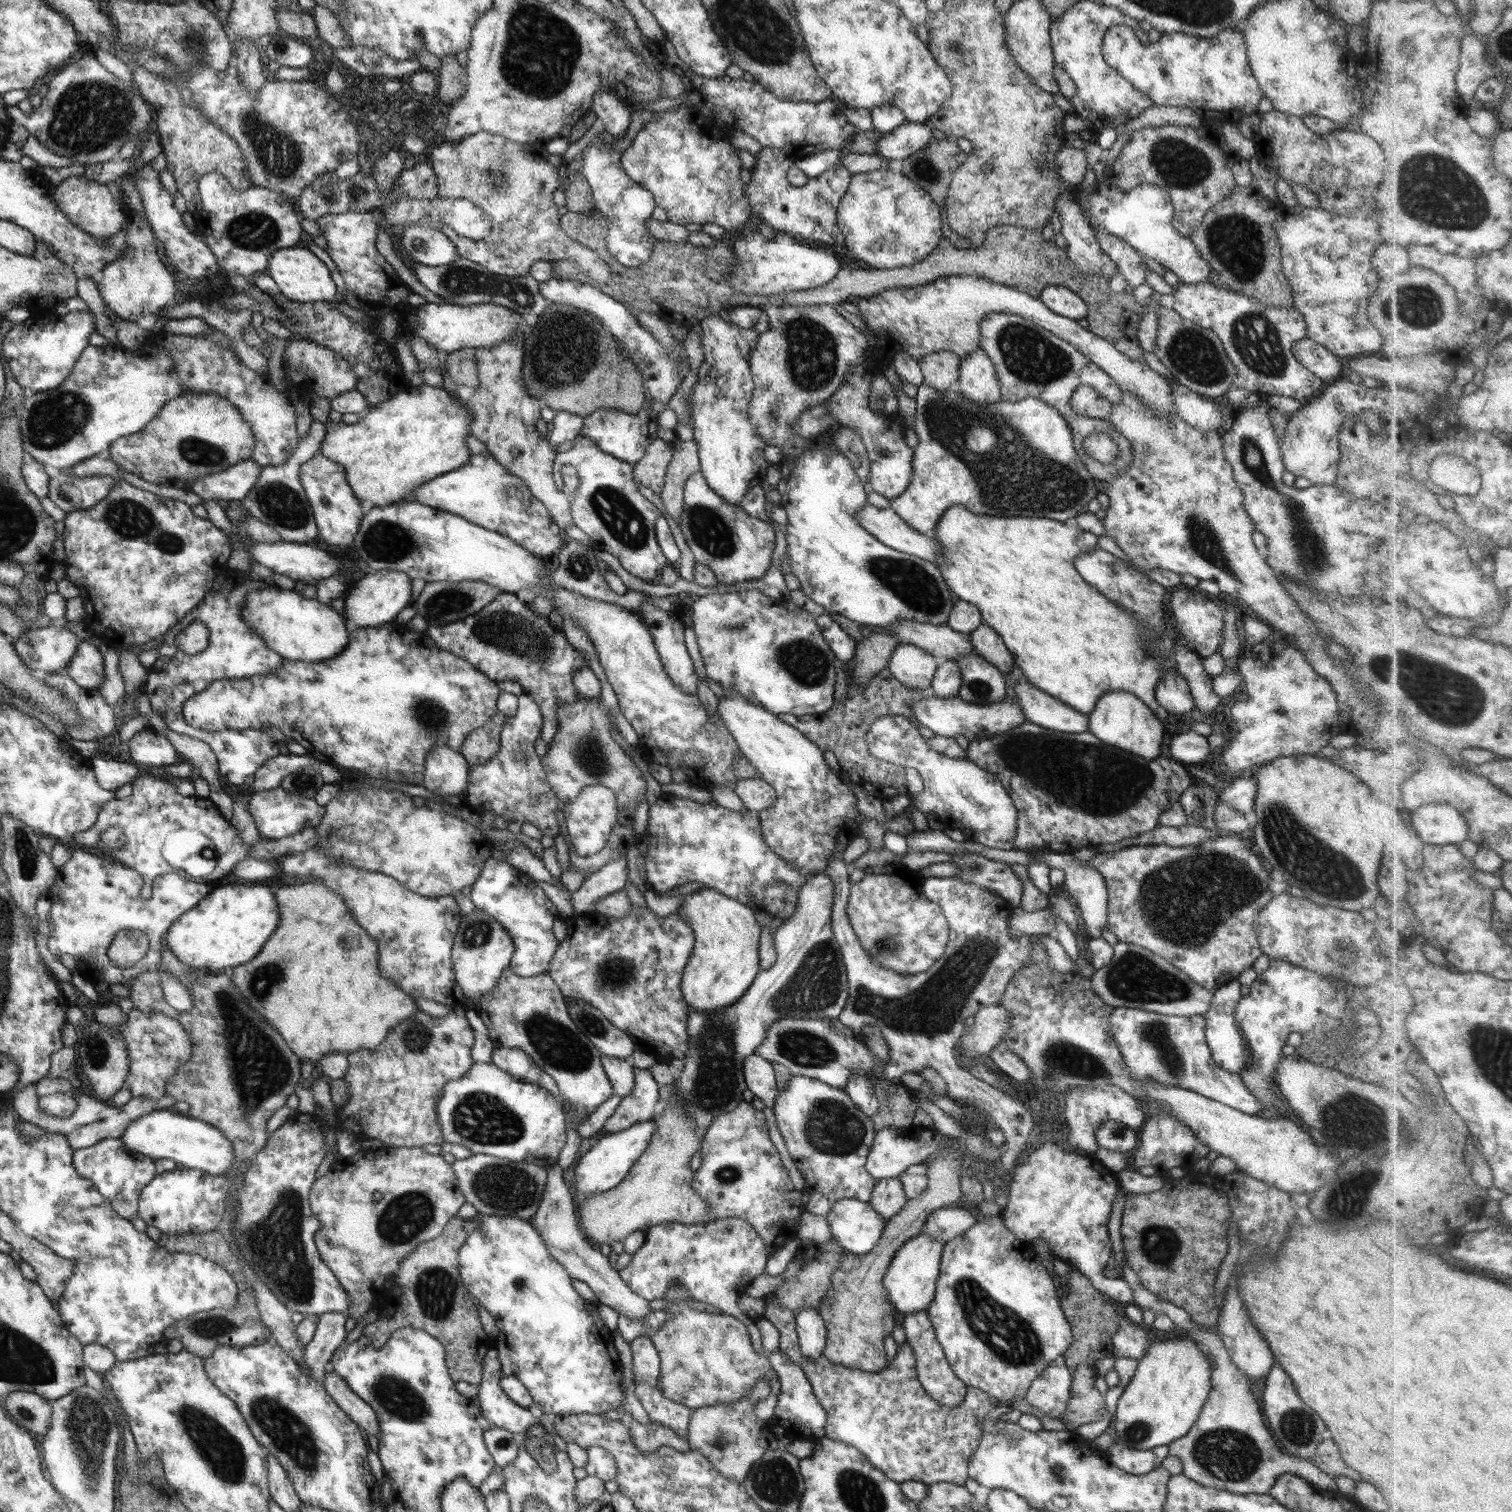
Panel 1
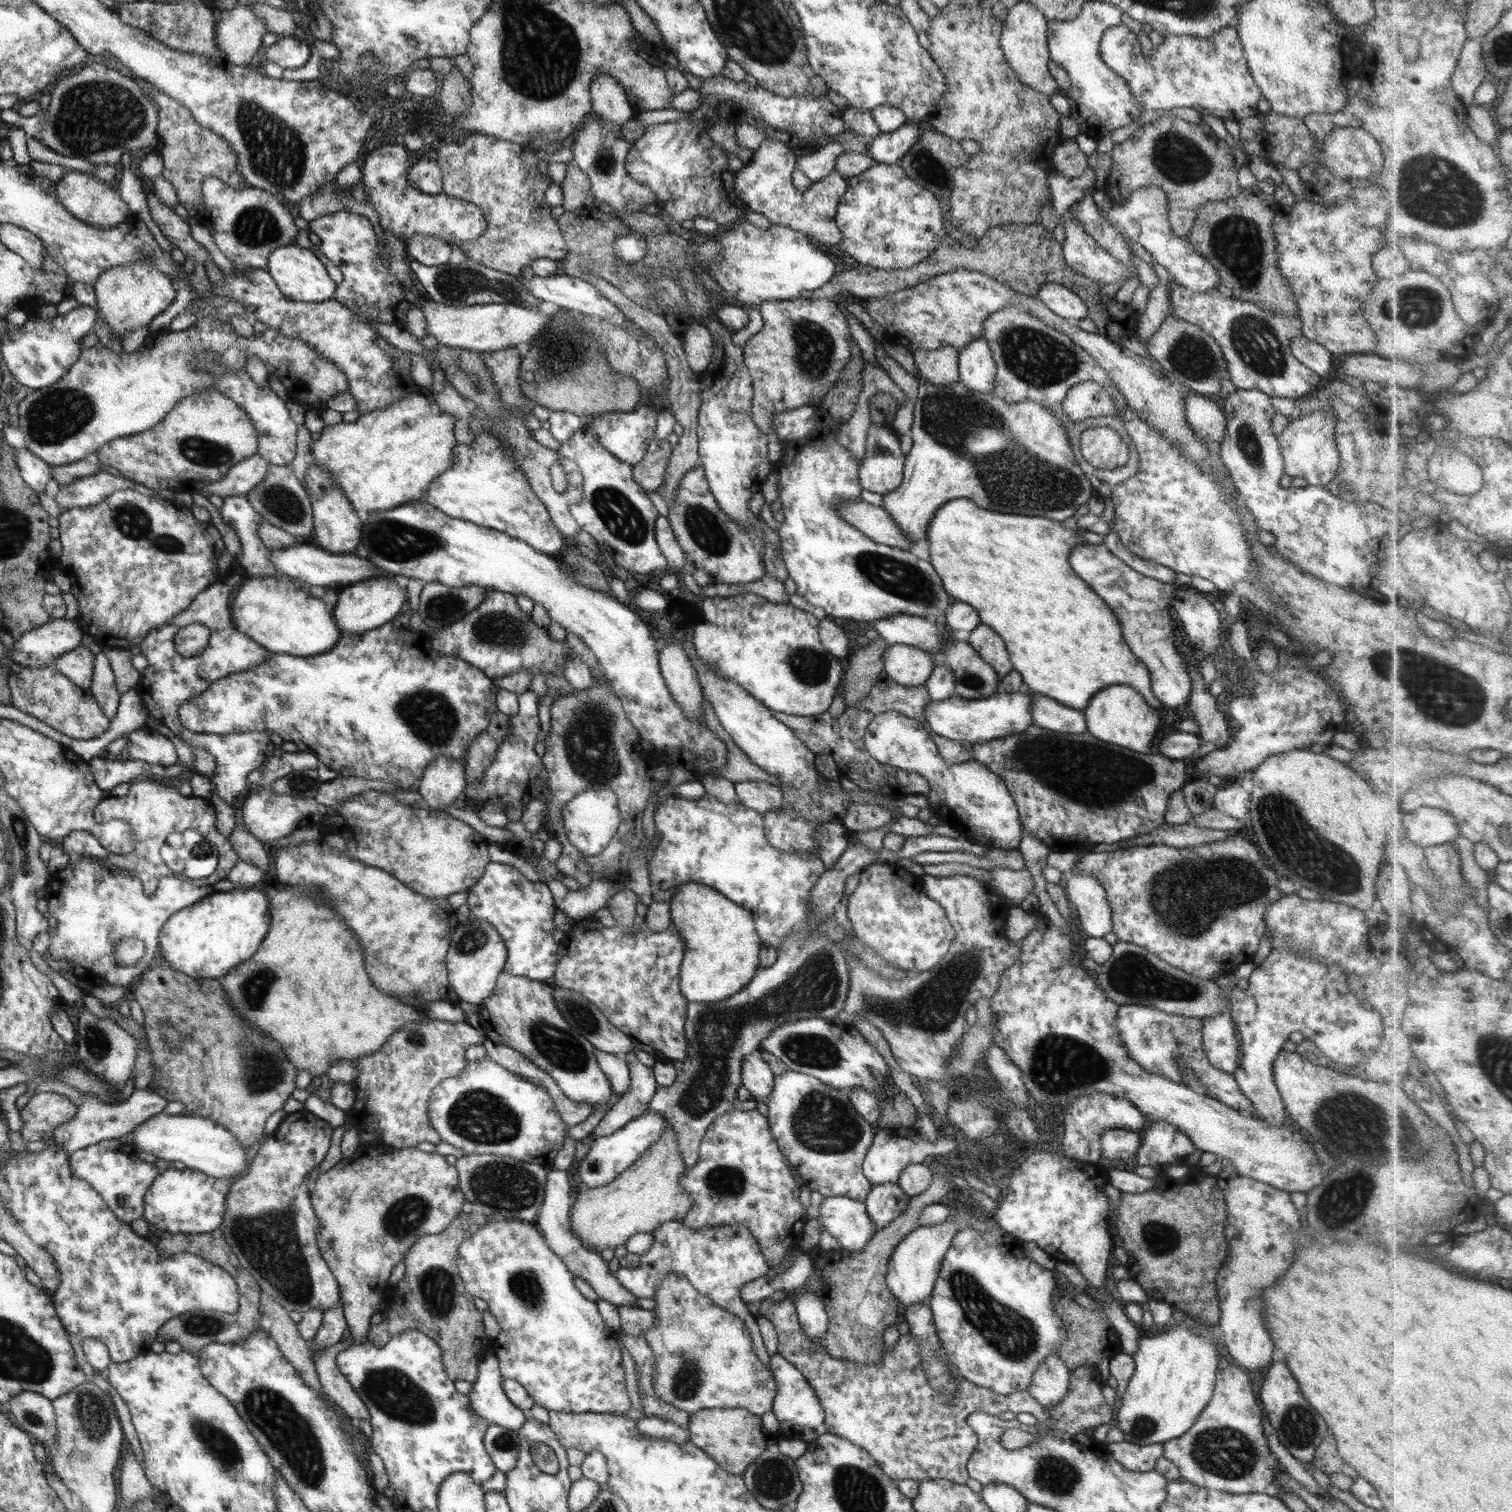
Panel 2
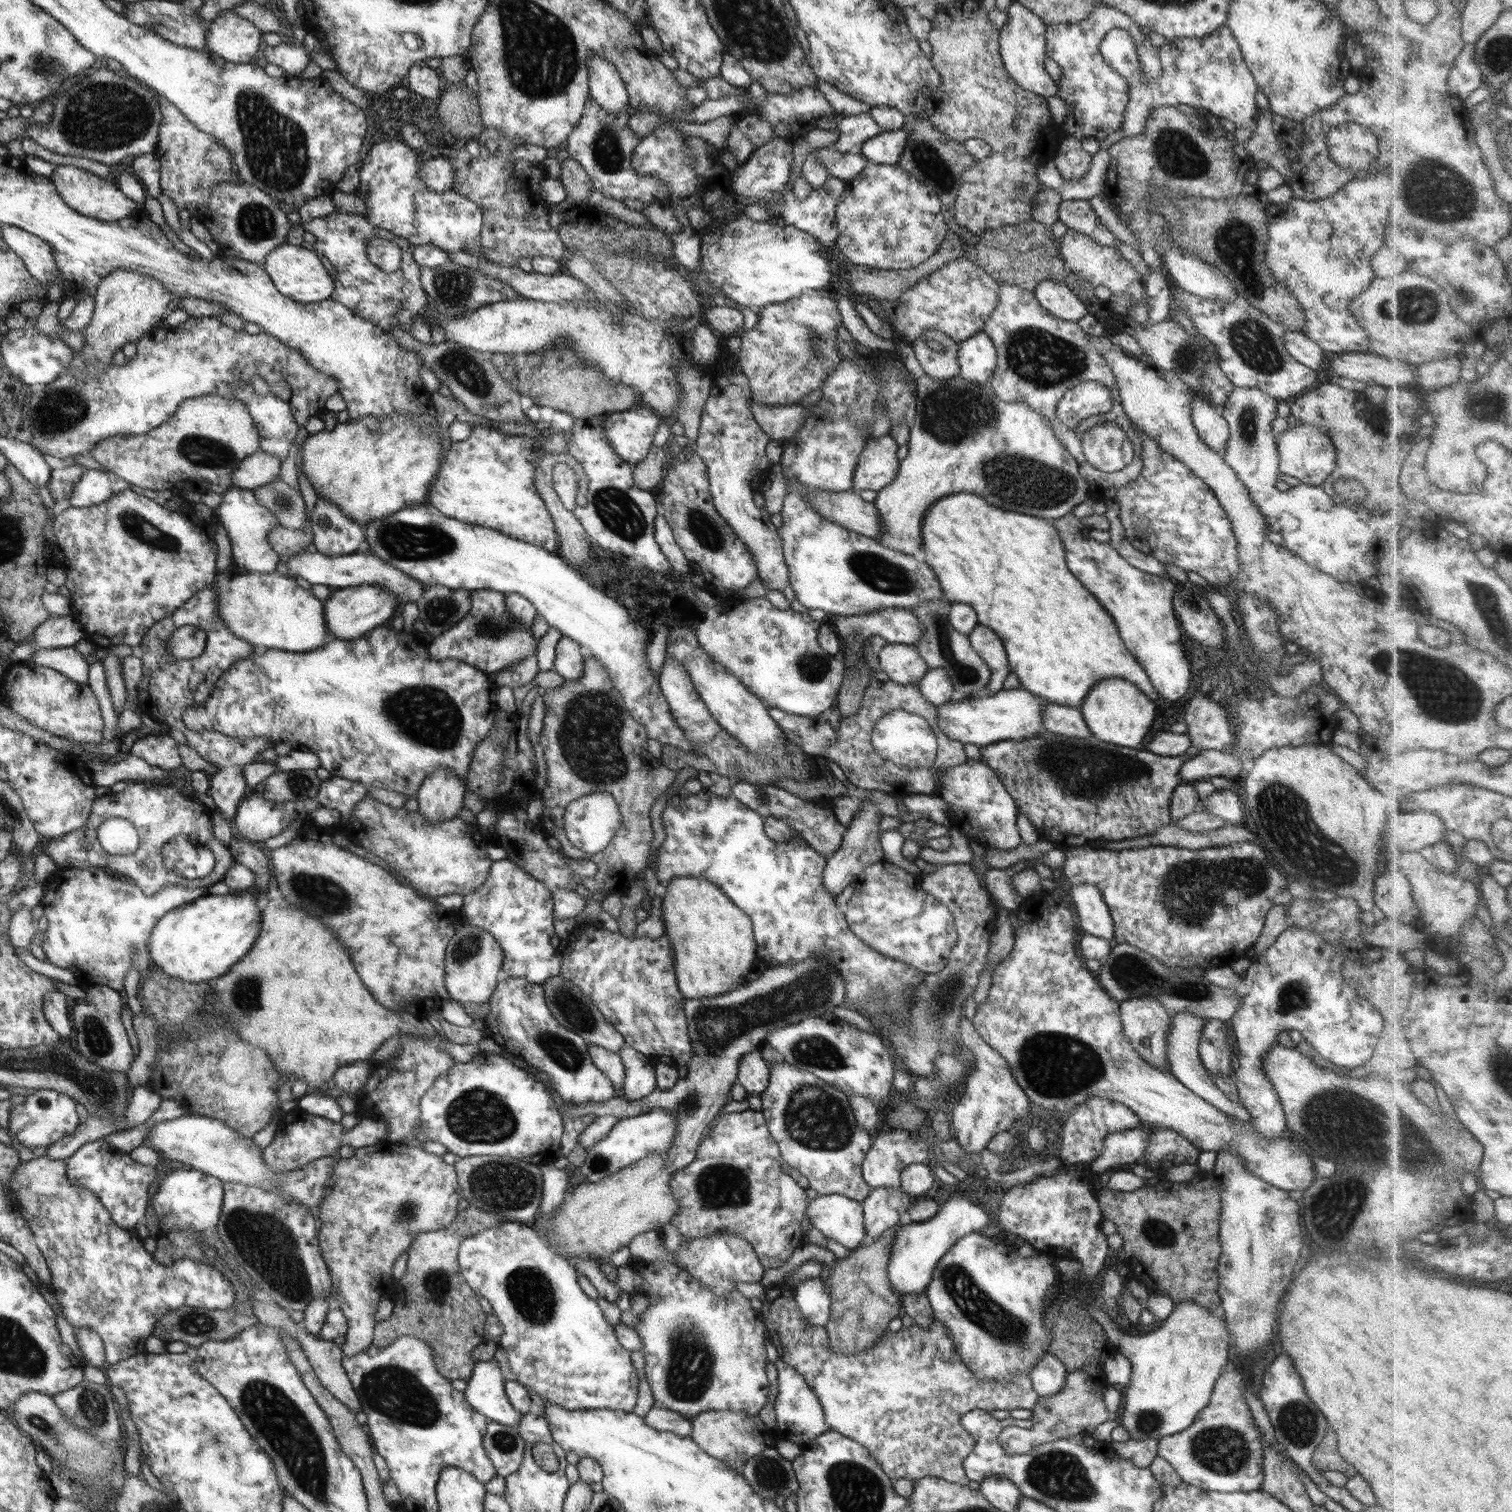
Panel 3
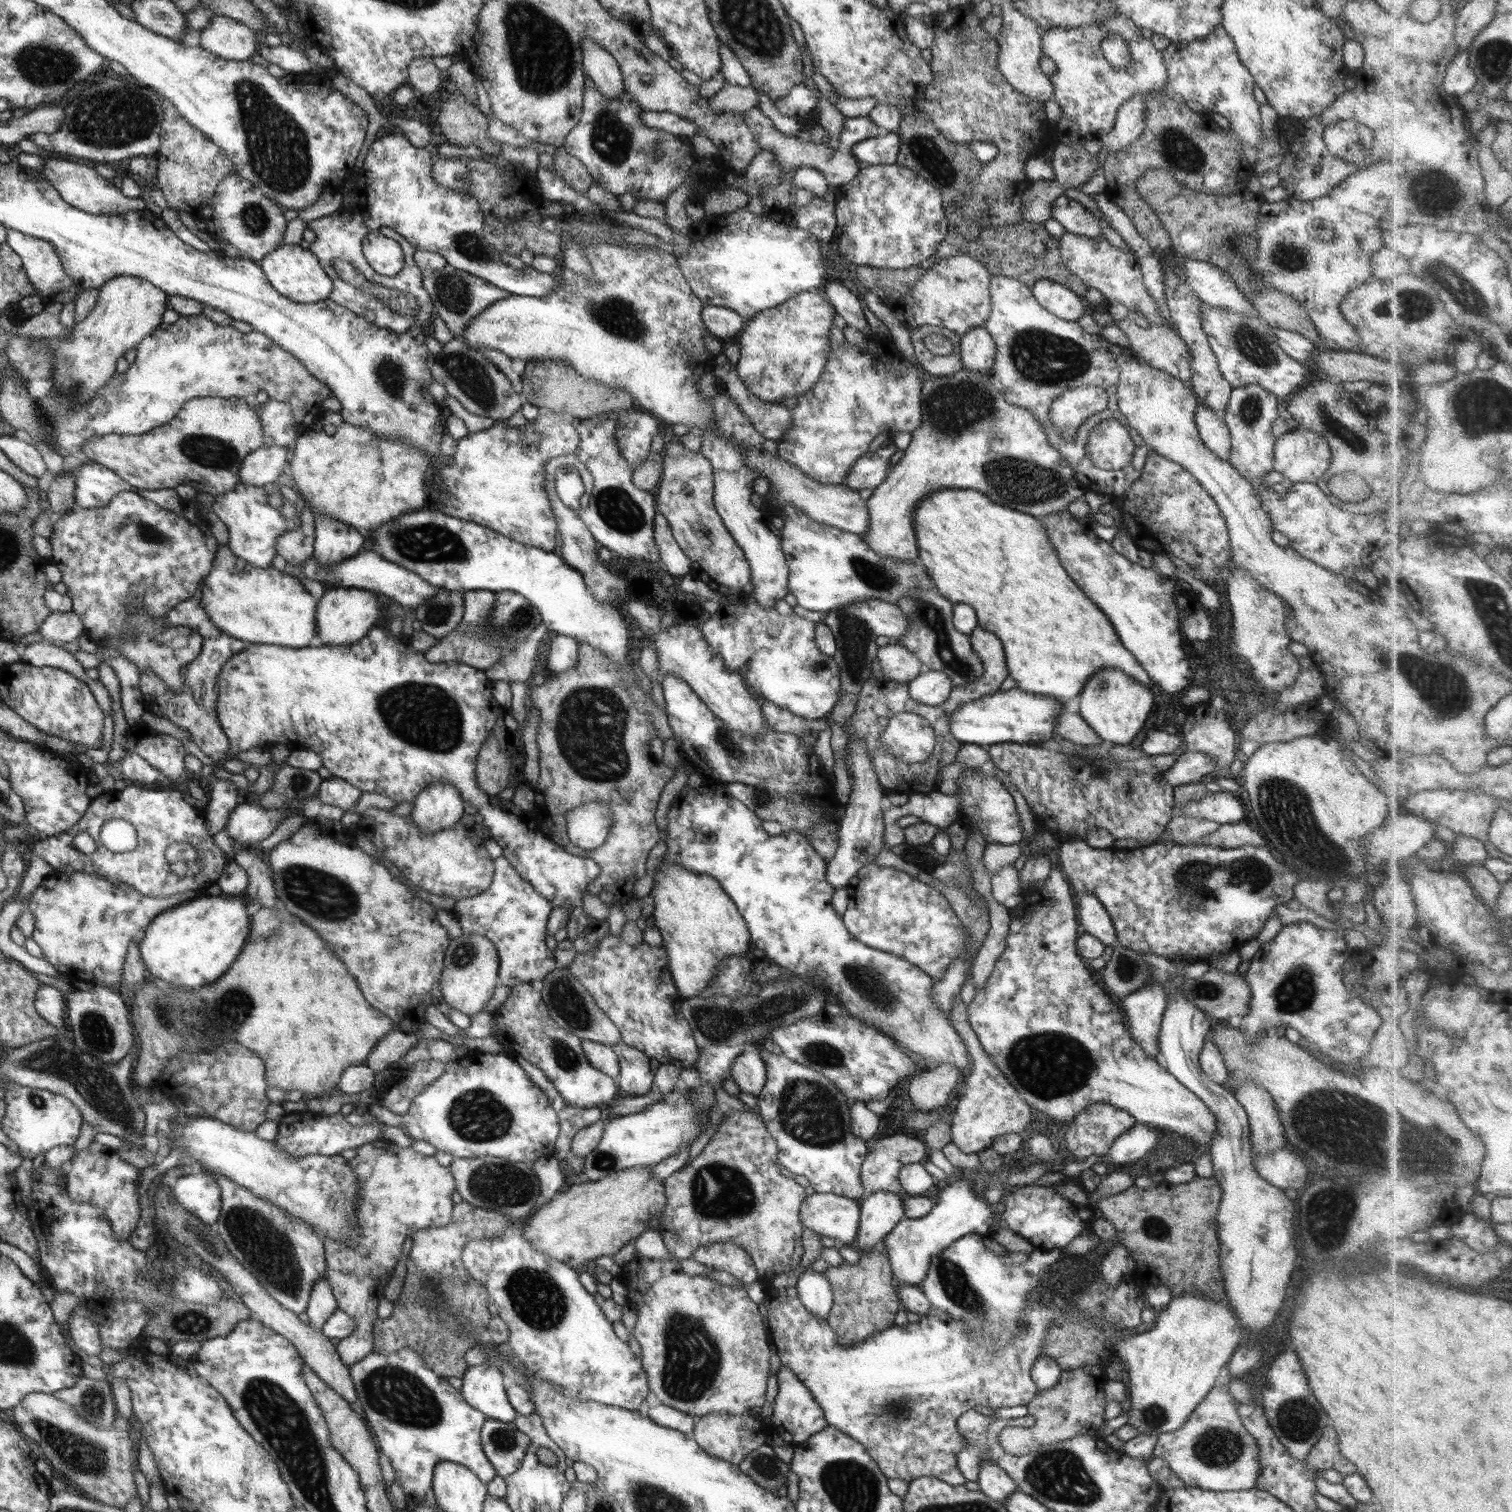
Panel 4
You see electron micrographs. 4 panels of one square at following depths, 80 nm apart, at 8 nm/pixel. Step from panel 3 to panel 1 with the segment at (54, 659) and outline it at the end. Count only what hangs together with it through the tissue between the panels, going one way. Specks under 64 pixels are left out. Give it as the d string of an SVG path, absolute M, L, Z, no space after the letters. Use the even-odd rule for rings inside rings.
M82 639L77 647L77 654L65 670L79 685L87 689L96 689L103 681L103 658L101 650L96 648L87 639Z

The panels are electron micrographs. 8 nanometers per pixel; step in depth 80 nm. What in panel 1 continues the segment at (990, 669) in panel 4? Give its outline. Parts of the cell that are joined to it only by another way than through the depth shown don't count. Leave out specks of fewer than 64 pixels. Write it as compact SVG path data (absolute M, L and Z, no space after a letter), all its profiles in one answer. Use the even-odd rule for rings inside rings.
M982 623L970 633L970 638L975 652L984 660L993 664L1004 675L1011 672L1015 665L1014 655L991 626Z

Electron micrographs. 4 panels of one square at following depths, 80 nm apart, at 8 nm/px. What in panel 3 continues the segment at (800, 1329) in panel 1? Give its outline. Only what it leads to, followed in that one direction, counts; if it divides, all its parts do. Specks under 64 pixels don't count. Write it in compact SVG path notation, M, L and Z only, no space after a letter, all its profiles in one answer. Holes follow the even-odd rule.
M816 1277L802 1280L793 1289L798 1308L806 1320L811 1325L824 1327L831 1317L831 1298L826 1285Z

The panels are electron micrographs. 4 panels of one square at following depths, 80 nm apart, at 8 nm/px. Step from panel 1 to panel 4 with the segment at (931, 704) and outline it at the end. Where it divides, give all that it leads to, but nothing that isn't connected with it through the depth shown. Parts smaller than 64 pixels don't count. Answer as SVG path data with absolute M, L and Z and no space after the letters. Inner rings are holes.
M1017 687L1006 692L1000 690L978 700L960 704L948 716L949 729L952 736L962 744L1042 743L1055 737L1055 720L1063 705L1063 702L1050 696L1024 692Z

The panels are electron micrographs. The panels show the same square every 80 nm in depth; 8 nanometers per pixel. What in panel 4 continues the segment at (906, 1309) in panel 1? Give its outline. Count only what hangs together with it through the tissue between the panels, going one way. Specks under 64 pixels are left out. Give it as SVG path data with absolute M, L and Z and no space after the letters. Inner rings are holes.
M967 1178L944 1187L931 1211L922 1218L904 1218L883 1238L896 1284L918 1285L926 1278L931 1256L966 1235L983 1235L992 1230L996 1218L986 1199L978 1198Z

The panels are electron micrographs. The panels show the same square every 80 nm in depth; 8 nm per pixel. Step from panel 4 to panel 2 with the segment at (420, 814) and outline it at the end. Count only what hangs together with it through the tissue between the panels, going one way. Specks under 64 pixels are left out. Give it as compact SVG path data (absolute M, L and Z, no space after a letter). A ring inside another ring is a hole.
M439 756L426 767L418 793L425 808L442 811L460 800L466 781L464 761Z

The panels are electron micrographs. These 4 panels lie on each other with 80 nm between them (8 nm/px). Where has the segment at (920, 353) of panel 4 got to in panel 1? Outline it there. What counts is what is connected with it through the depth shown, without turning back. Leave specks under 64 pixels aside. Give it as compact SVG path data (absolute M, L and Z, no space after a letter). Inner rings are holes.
M933 352L921 356L917 361L923 374L924 384L929 384L940 392L956 387L961 358L955 352Z

